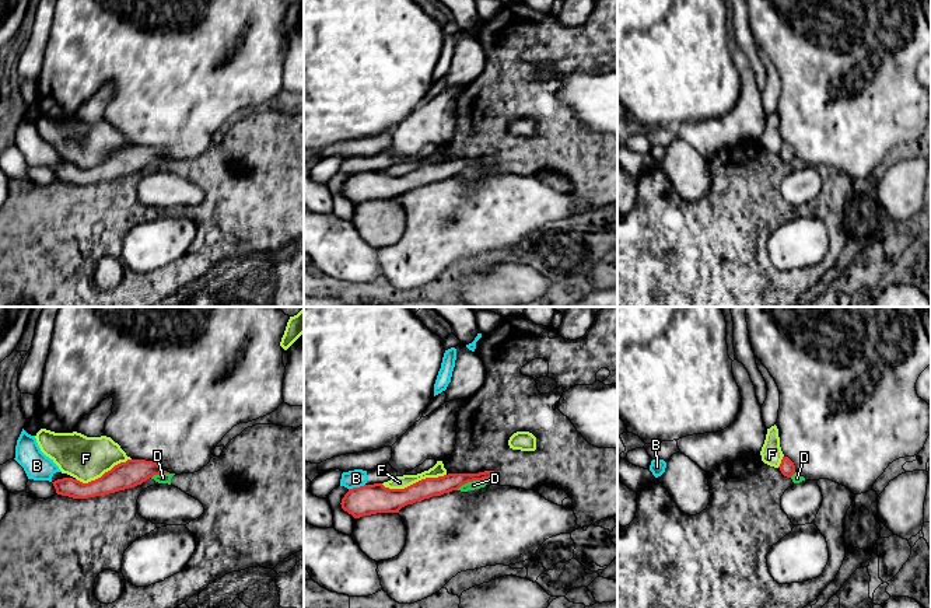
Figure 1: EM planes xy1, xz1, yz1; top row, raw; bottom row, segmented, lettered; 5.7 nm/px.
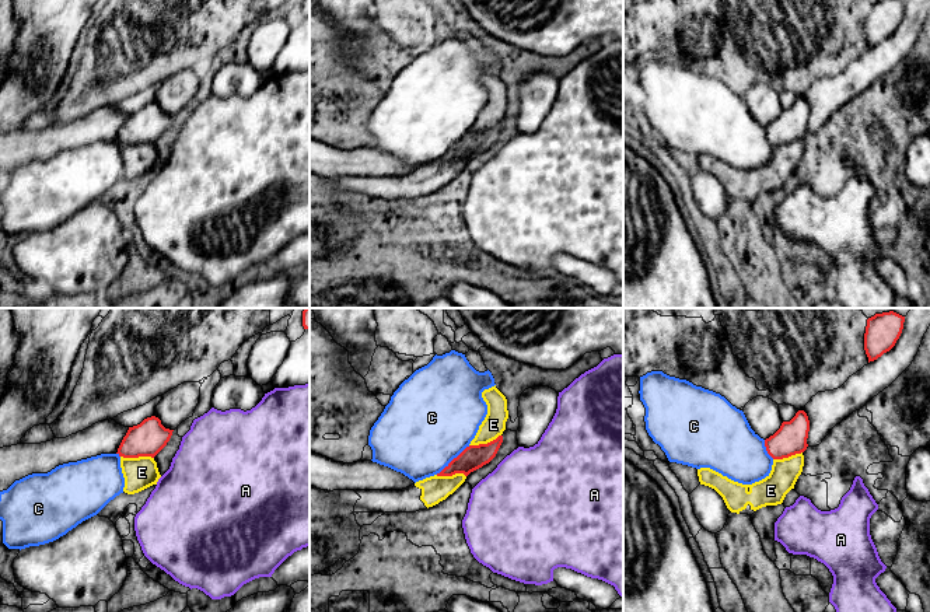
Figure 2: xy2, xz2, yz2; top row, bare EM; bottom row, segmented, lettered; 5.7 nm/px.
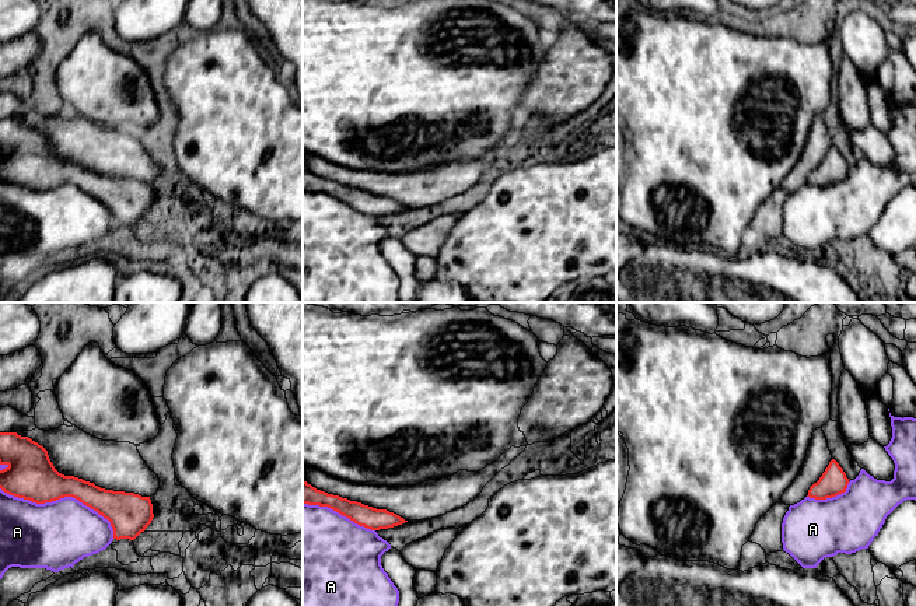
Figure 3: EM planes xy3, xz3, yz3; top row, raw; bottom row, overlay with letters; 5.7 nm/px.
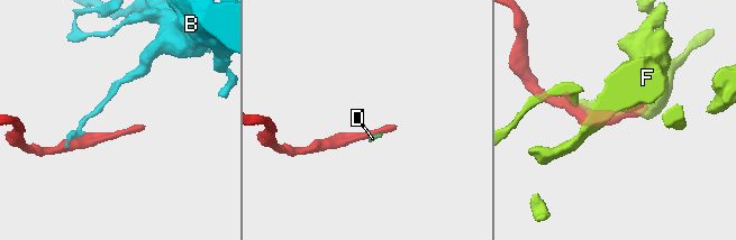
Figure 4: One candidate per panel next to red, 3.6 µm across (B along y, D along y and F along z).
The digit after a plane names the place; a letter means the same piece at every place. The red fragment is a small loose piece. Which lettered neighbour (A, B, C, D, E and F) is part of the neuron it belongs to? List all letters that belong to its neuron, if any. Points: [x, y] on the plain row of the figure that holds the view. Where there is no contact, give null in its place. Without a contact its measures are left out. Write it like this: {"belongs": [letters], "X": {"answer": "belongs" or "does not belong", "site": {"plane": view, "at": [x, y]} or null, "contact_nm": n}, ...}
{"belongs": [], "A": {"answer": "does not belong", "site": {"plane": "xy3", "at": [63, 184]}, "contact_nm": 700}, "B": {"answer": "does not belong", "site": {"plane": "xz1", "at": [356, 174]}, "contact_nm": 100}, "C": {"answer": "does not belong", "site": {"plane": "xz2", "at": [454, 144]}, "contact_nm": 260}, "D": {"answer": "does not belong", "site": {"plane": "xz1", "at": [472, 167]}, "contact_nm": 200}, "E": {"answer": "does not belong", "site": {"plane": "xy2", "at": [137, 143]}, "contact_nm": 190}, "F": {"answer": "does not belong", "site": {"plane": "xz1", "at": [413, 170]}, "contact_nm": 380}}

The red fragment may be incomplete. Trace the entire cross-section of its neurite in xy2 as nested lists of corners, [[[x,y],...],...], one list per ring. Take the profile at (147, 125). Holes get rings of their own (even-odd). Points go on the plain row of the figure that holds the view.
[[[155,102],[133,113],[120,112],[109,105],[66,125],[3,133],[0,134],[0,178],[28,161],[48,160],[59,151],[101,140],[154,144],[167,132],[172,118]]]

